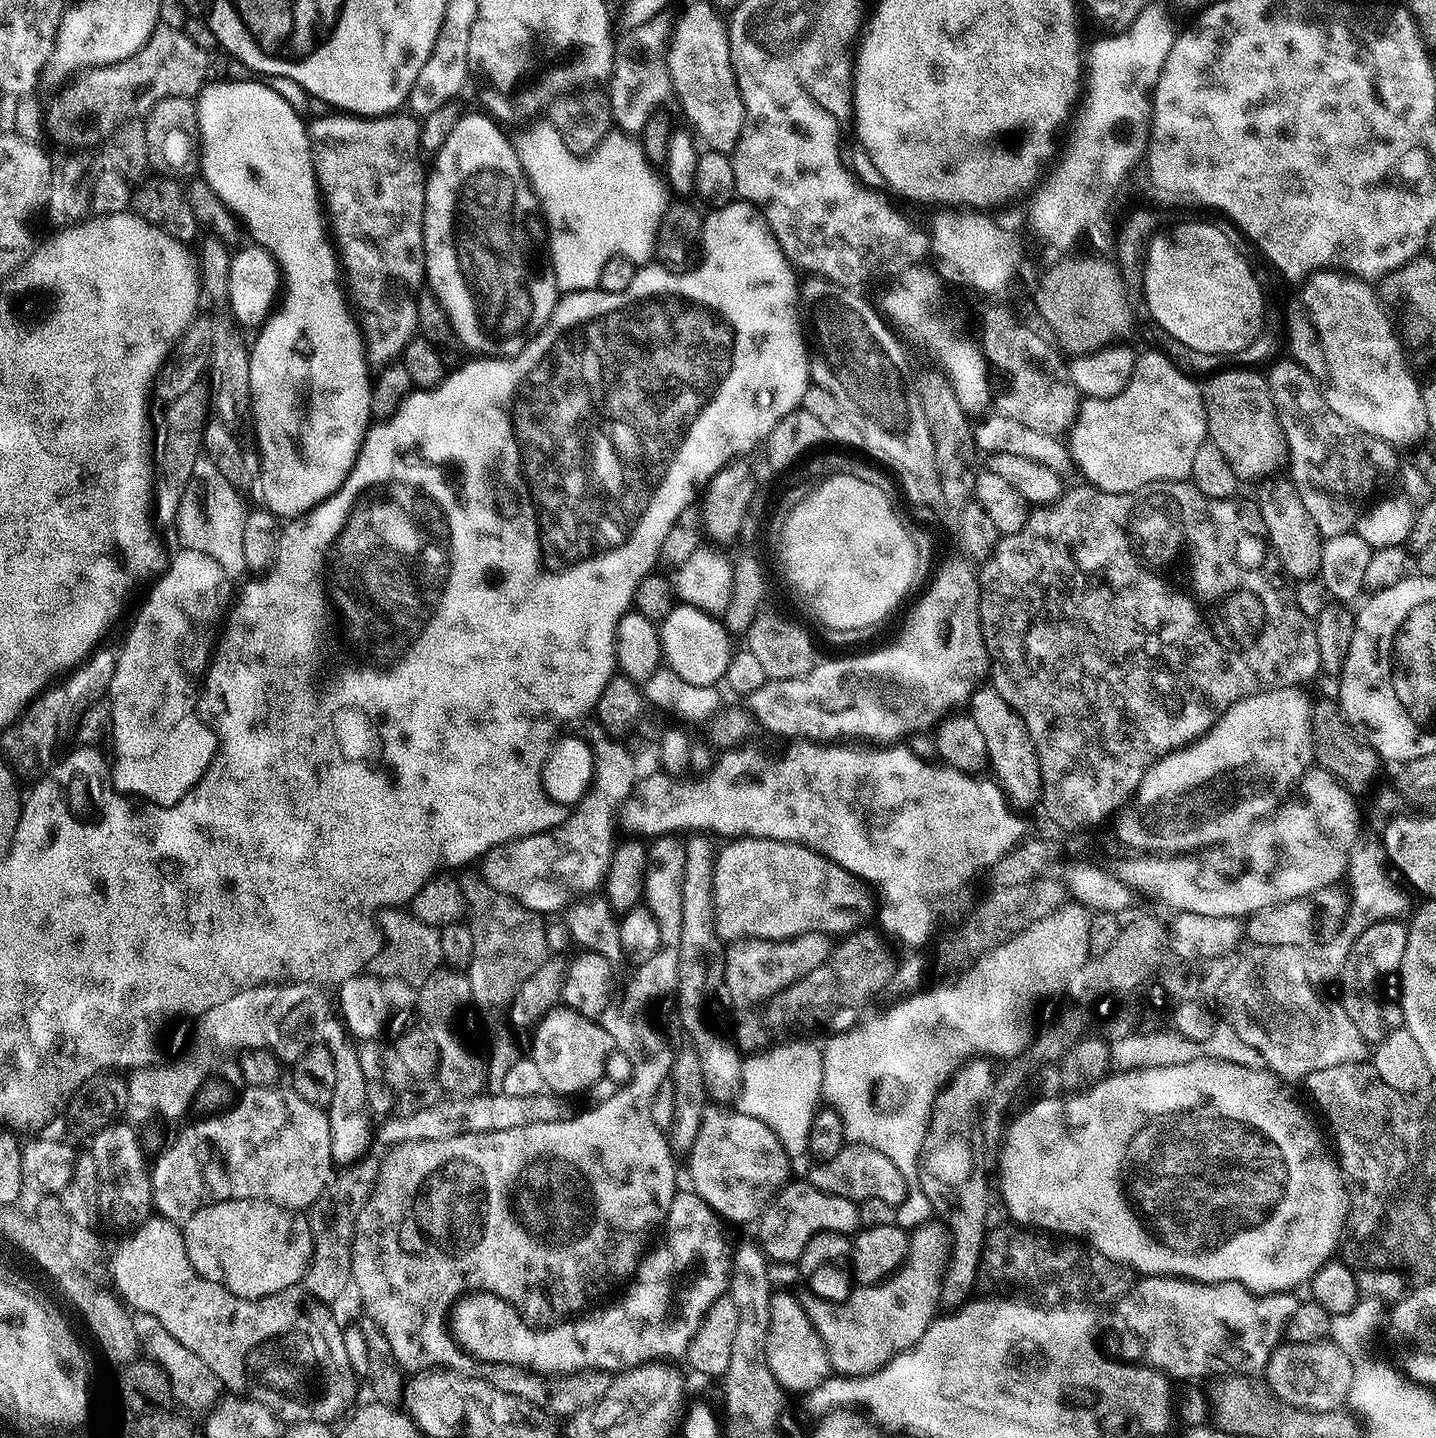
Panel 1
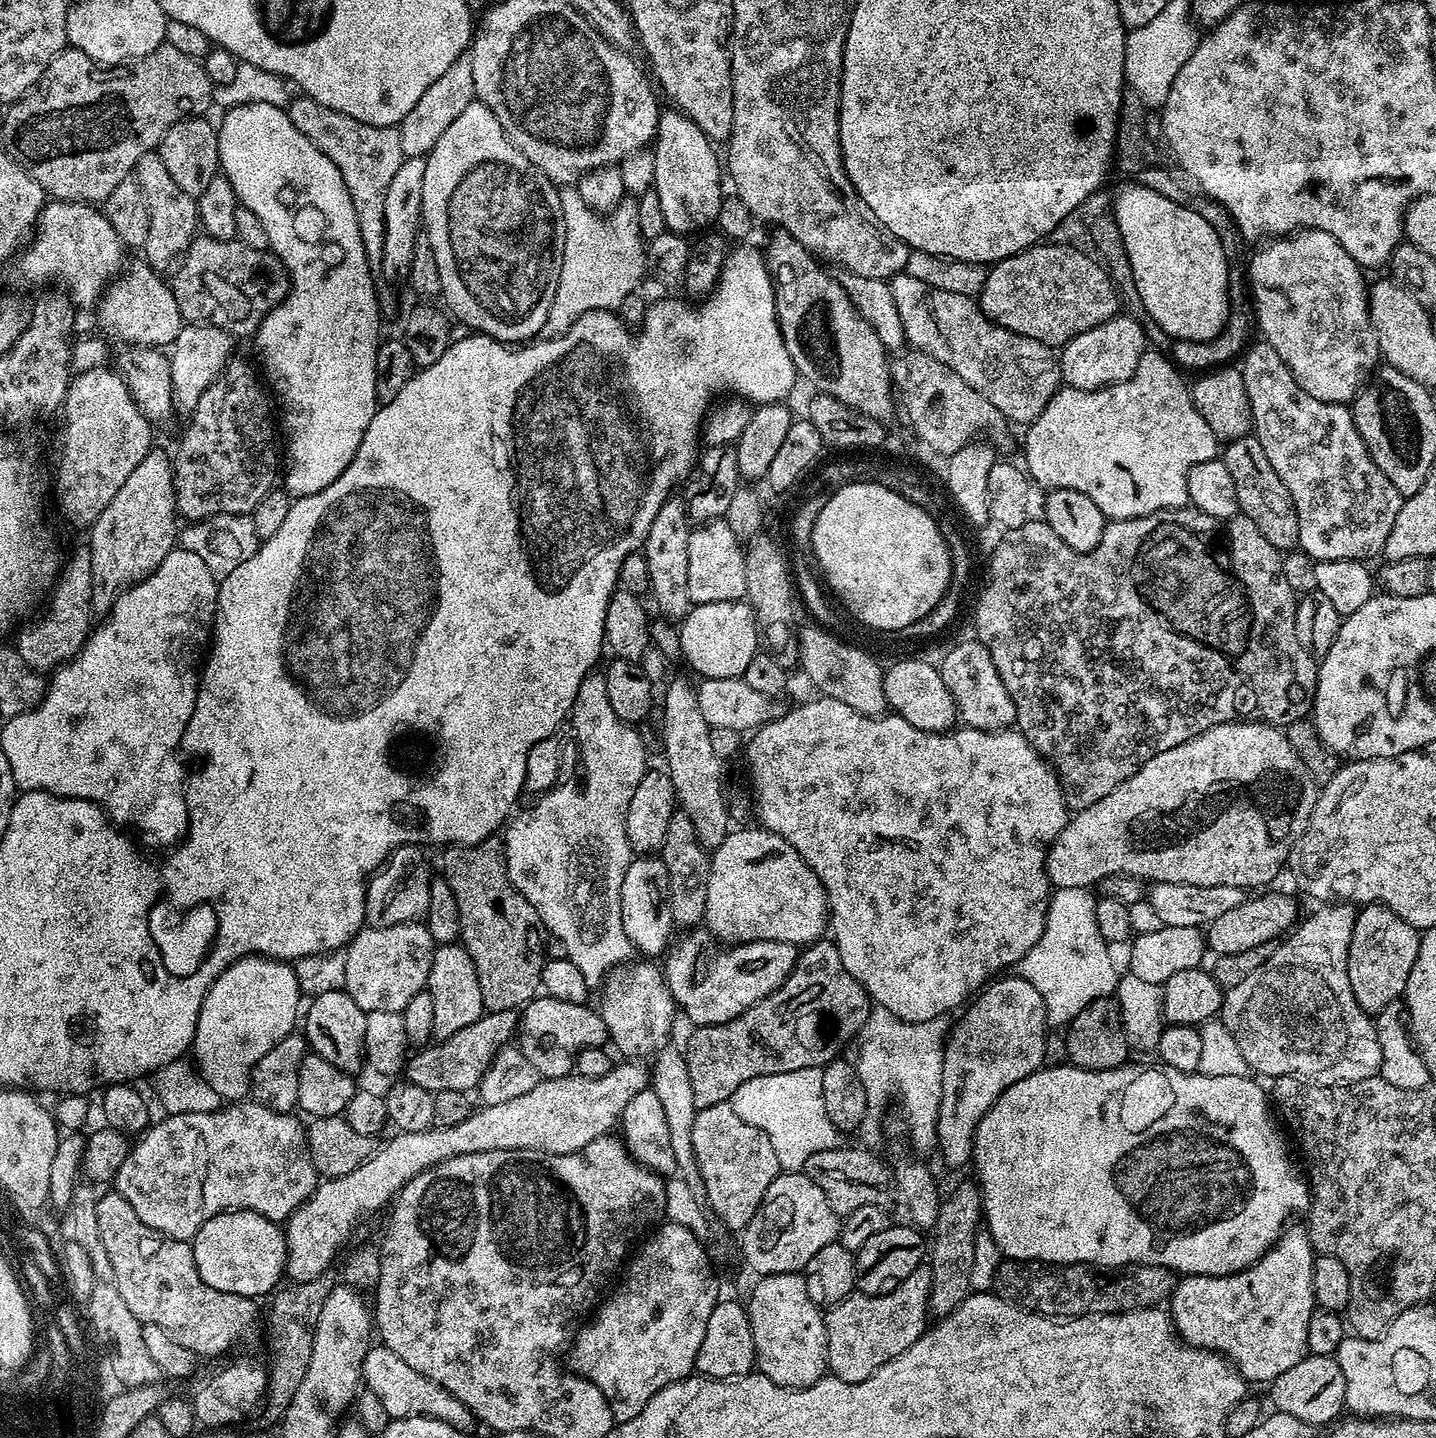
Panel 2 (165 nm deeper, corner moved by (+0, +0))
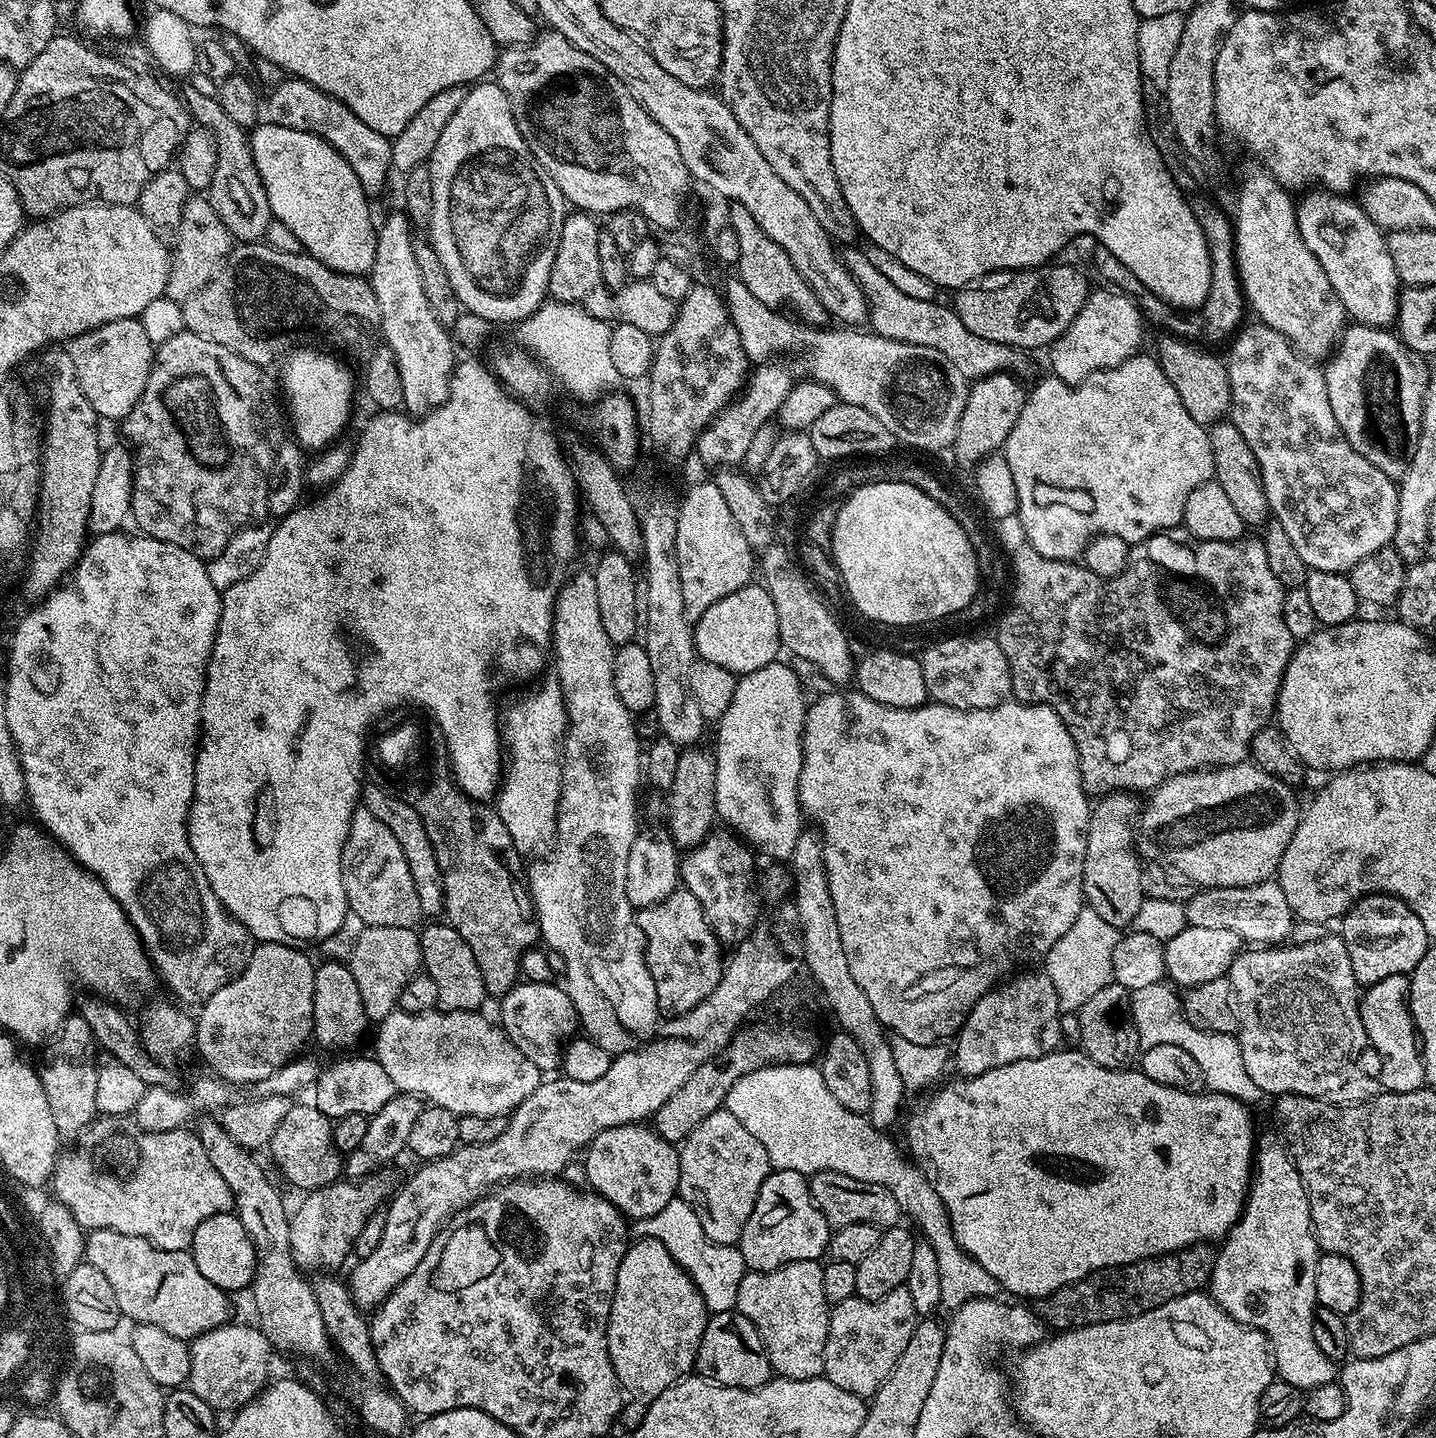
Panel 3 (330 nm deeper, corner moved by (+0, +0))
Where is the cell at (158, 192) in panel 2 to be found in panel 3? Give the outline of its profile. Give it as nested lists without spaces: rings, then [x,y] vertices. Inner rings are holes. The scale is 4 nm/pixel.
[[[189,195],[182,210],[182,226],[176,231],[174,247],[170,252],[172,265],[164,296],[170,300],[183,302],[198,294],[198,290],[209,284],[213,276],[220,271],[221,264],[228,259],[228,253],[233,247],[234,238],[226,230],[222,218],[218,218],[207,195]]]

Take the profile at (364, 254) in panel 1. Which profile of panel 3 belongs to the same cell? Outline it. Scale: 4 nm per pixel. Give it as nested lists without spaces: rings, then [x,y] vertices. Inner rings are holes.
[[[284,78],[284,81],[263,101],[262,112],[267,123],[286,126],[290,130],[302,130],[322,138],[346,162],[350,162],[350,170],[358,174],[358,182],[362,182],[362,190],[370,198],[376,195],[388,184],[388,175],[393,175],[392,140],[378,134],[378,130],[370,130],[354,110],[350,110],[342,102],[338,102],[330,94],[318,90],[305,80]]]

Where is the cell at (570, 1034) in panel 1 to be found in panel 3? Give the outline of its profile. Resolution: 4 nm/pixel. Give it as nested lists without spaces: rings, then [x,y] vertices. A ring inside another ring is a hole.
[[[518,982],[499,1001],[499,1027],[504,1029],[510,1042],[538,1066],[541,1074],[552,1074],[560,1068],[560,1057],[566,1041],[577,1031],[576,1007],[567,991],[559,983],[533,984]]]

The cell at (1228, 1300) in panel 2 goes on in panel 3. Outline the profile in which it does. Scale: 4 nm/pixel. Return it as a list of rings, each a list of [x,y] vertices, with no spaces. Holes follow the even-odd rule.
[[[1279,1139],[1276,1140],[1268,1140],[1265,1144],[1263,1141],[1255,1149],[1254,1179],[1247,1194],[1244,1211],[1219,1245],[1216,1265],[1206,1288],[1218,1307],[1226,1310],[1230,1318],[1234,1318],[1239,1324],[1248,1324],[1267,1336],[1279,1379],[1291,1386],[1311,1390],[1333,1383],[1338,1376],[1338,1364],[1337,1361],[1326,1358],[1326,1354],[1318,1350],[1318,1342],[1314,1342],[1312,1319],[1318,1307],[1314,1270],[1318,1245],[1316,1234],[1312,1230],[1310,1202],[1292,1155]]]

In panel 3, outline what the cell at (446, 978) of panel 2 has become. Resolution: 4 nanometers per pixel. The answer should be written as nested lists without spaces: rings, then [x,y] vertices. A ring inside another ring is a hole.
[[[428,922],[419,929],[418,935],[423,971],[438,985],[439,1011],[474,1012],[483,1009],[484,1000],[489,999],[486,982],[482,982],[477,960],[458,930],[447,922]]]

